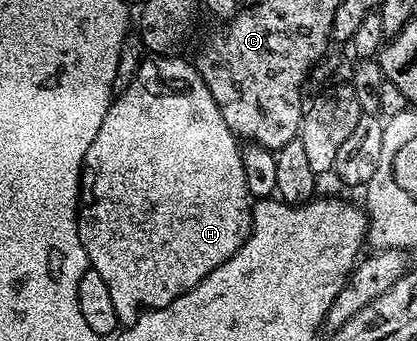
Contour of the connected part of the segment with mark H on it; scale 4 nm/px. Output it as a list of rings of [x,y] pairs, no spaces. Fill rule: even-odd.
[[[148,57],[141,62],[134,81],[130,81],[130,89],[115,96],[108,106],[106,117],[102,117],[102,126],[98,129],[98,137],[94,137],[90,149],[86,149],[84,170],[80,172],[80,202],[76,220],[83,251],[88,254],[91,270],[96,271],[102,281],[106,281],[106,289],[110,289],[110,298],[114,301],[114,313],[118,313],[124,325],[136,323],[141,313],[170,305],[170,301],[197,287],[206,276],[214,273],[214,269],[218,269],[218,265],[234,257],[236,250],[252,234],[253,204],[246,189],[246,173],[242,173],[238,137],[226,125],[220,106],[214,101],[195,66],[191,62],[183,63],[180,59],[172,58]]]

